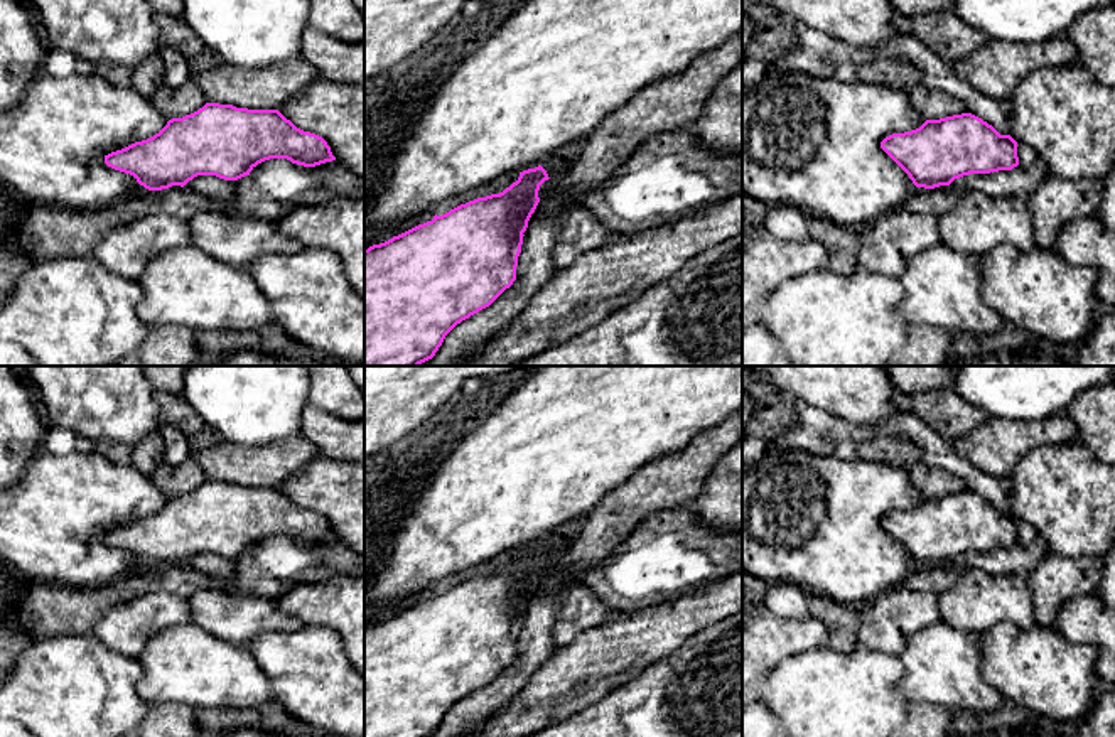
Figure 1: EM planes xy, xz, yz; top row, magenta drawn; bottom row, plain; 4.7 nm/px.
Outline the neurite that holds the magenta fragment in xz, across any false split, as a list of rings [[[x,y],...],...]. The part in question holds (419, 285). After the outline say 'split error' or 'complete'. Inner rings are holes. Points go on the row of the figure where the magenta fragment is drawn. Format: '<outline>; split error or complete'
[[[541,165],[523,170],[503,192],[435,214],[364,250],[364,366],[420,366],[457,324],[513,285],[523,233],[540,202],[540,186],[548,179]]]; complete

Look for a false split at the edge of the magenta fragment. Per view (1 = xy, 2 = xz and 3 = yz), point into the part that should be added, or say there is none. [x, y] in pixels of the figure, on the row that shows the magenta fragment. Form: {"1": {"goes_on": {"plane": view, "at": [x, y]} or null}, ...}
{"1": {"goes_on": null}, "2": {"goes_on": null}, "3": {"goes_on": null}}

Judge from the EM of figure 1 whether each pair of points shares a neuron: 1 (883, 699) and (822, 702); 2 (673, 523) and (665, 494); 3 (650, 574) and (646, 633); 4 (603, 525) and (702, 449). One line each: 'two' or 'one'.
1: one
2: two
3: two
4: one

